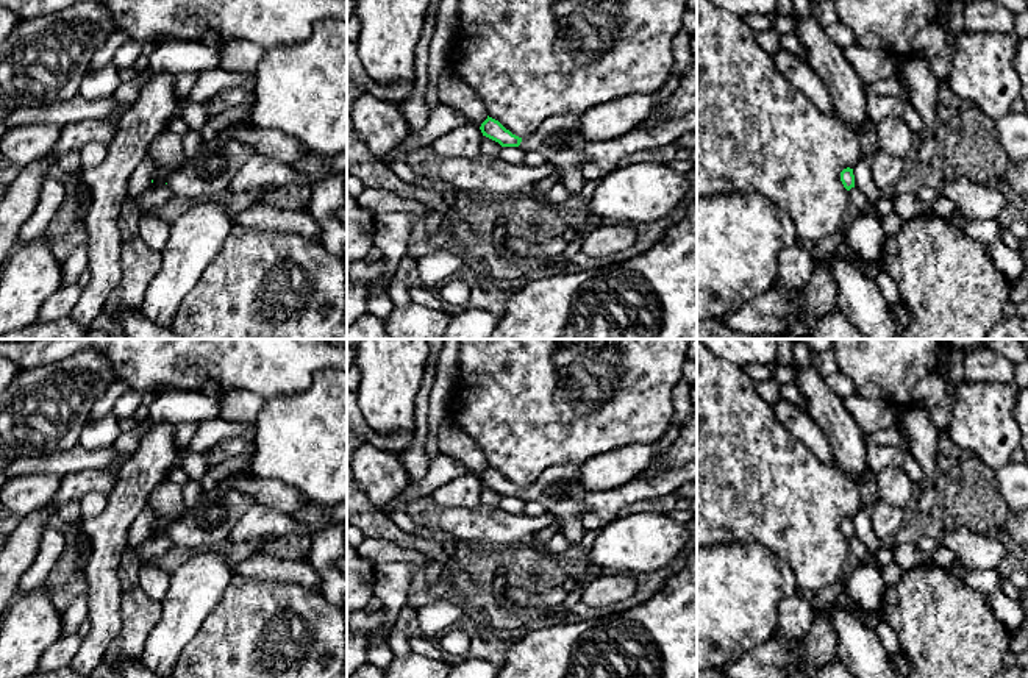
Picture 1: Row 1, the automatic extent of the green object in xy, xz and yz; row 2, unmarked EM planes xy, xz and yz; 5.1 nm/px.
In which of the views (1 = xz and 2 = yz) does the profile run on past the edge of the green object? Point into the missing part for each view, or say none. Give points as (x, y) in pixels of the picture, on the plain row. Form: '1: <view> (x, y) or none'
1: xz (558, 489)
2: none

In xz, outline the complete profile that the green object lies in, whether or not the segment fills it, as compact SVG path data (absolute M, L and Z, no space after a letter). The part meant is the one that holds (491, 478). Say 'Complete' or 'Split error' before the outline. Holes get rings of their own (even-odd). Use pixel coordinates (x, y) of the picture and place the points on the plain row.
Split error. M567 462L545 469L534 484L523 489L489 466L480 480L483 486L498 492L502 497L520 497L525 503L541 503L545 512L559 520L561 531L570 545L581 545L587 530L581 522L580 508L589 491L581 486L580 464Z

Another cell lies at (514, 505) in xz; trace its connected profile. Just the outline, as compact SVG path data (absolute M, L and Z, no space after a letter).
M503 497L498 508L509 514L523 514L525 506L520 497Z

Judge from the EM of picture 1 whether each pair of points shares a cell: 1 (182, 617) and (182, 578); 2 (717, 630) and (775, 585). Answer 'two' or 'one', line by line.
1: one
2: one

